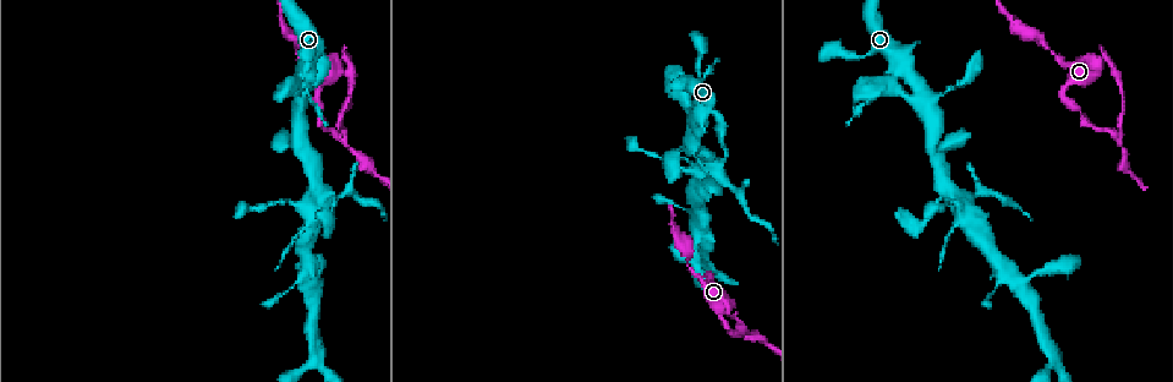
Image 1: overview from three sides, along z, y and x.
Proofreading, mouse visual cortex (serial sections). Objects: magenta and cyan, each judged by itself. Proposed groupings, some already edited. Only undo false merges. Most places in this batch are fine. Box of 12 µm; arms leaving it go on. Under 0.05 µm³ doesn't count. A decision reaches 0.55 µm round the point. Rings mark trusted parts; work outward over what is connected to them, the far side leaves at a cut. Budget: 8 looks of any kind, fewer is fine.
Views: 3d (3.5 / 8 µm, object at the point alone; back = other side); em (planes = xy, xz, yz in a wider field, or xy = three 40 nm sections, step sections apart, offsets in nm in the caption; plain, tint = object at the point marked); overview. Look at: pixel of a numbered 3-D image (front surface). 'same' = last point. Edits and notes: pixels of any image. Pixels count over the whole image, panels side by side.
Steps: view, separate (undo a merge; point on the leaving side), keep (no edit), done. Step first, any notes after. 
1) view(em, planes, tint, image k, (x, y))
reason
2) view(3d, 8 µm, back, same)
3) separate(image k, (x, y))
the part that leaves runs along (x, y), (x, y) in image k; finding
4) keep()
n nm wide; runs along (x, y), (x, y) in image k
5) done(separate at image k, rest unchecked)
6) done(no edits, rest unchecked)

view(3d, 3.5 µm, image 1, (342, 56))
thin neck

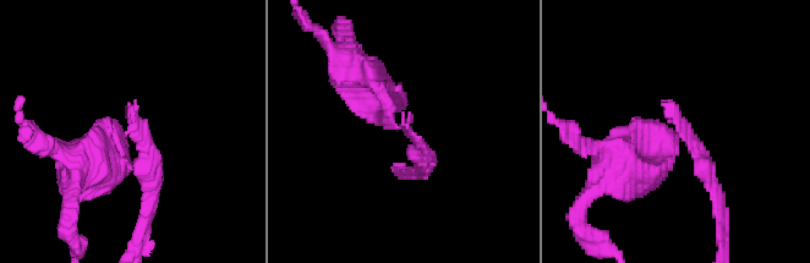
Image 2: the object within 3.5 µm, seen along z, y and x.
view(em, xy, step 2, tint, image 2, (131, 130))

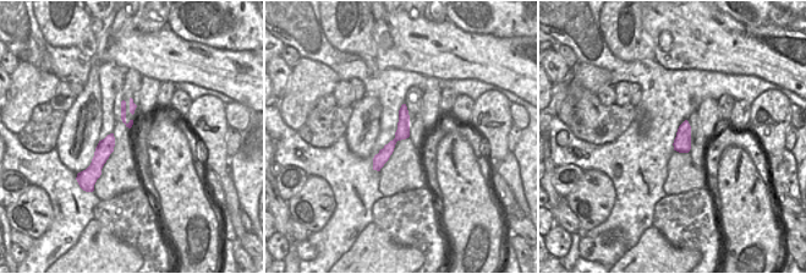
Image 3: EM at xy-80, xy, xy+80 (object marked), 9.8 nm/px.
separate(image 2, (144, 168))
arms of 250, 450 nm; the part that leaves runs along (131, 132), (149, 154), (138, 234) in image 2; a second cell is stuck on

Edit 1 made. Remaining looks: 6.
view(overview)
see it whole again

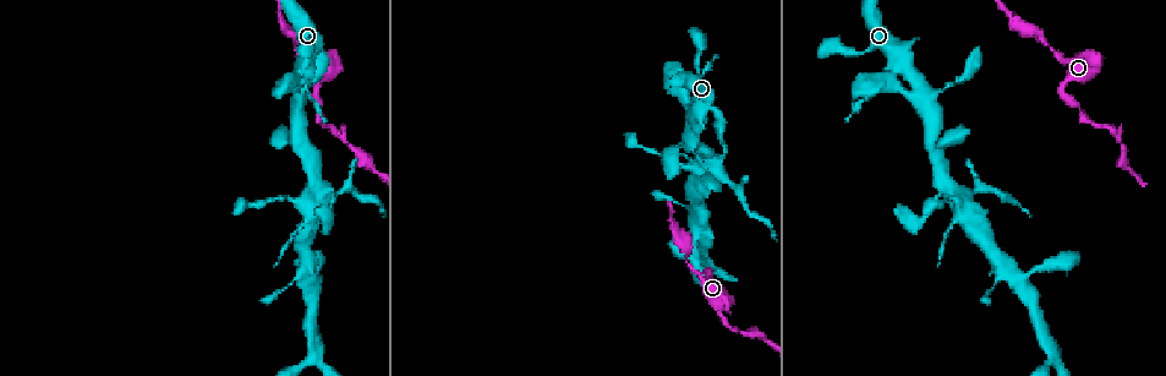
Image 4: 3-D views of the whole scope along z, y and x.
view(3d, 3.5 µm, image 4, (294, 48))
a narrow waist

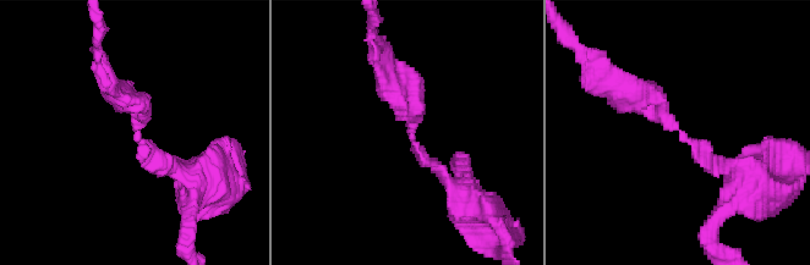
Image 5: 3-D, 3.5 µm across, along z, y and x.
view(em, xy, step 2, tint, image 5, (679, 132))
arms of 200, 250 nm; now the EM

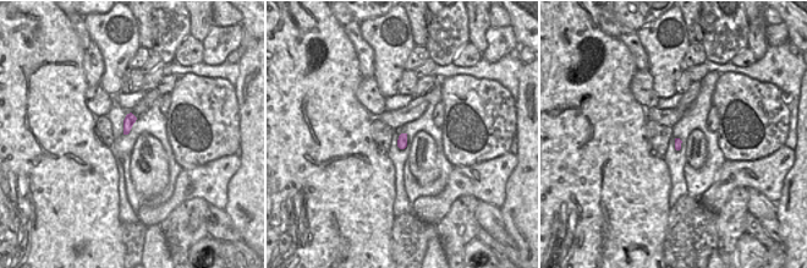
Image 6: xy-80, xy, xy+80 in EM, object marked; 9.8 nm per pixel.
keep()
runs along (733, 170), (627, 90) in image 5; all the same cell

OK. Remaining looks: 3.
view(3d, 3.5 µm, image 4, (953, 82))
a narrow waist

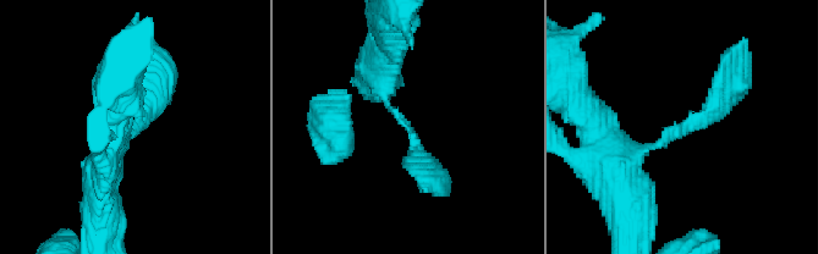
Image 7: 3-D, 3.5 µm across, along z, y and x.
view(em, xy, step 3, tint, image 7, (411, 133))

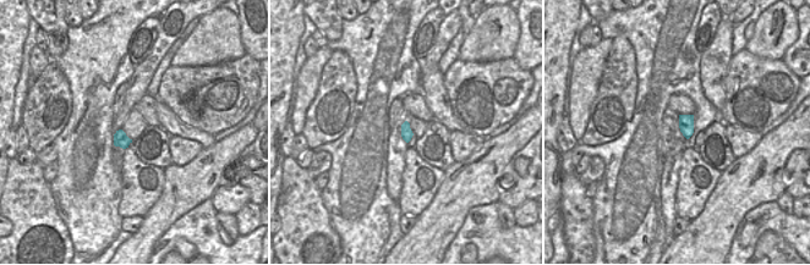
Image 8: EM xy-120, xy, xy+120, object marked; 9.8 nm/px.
view(em, xy, step 2, tint, same)

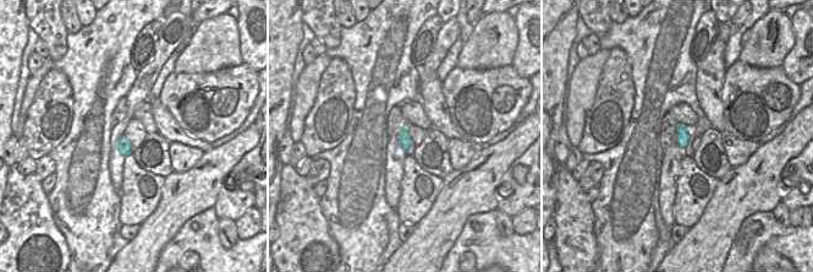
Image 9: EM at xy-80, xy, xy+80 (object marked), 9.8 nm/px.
keep()
runs along (613, 161), (691, 127), (734, 67) in image 7; all the same cell

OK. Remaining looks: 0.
done(separate at image 2, rest unchecked)

